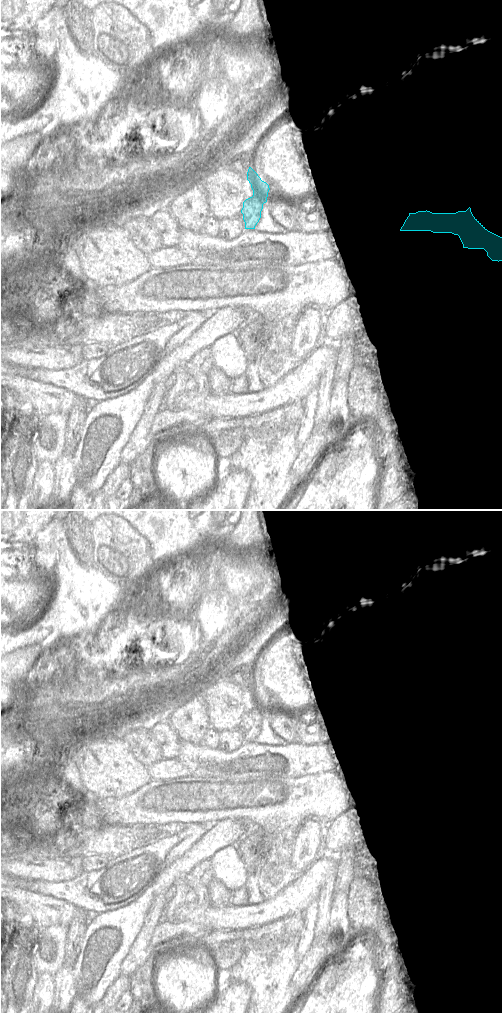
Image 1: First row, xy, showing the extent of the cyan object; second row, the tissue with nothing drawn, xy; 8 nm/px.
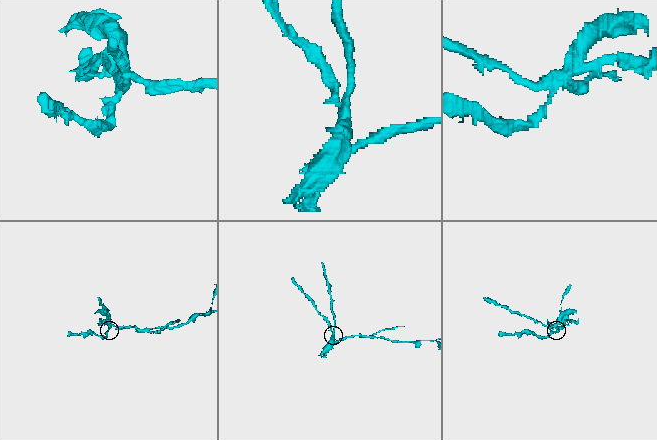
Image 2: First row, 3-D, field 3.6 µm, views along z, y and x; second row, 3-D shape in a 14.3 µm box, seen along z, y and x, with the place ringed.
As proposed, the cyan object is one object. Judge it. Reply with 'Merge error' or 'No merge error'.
Merge error.

